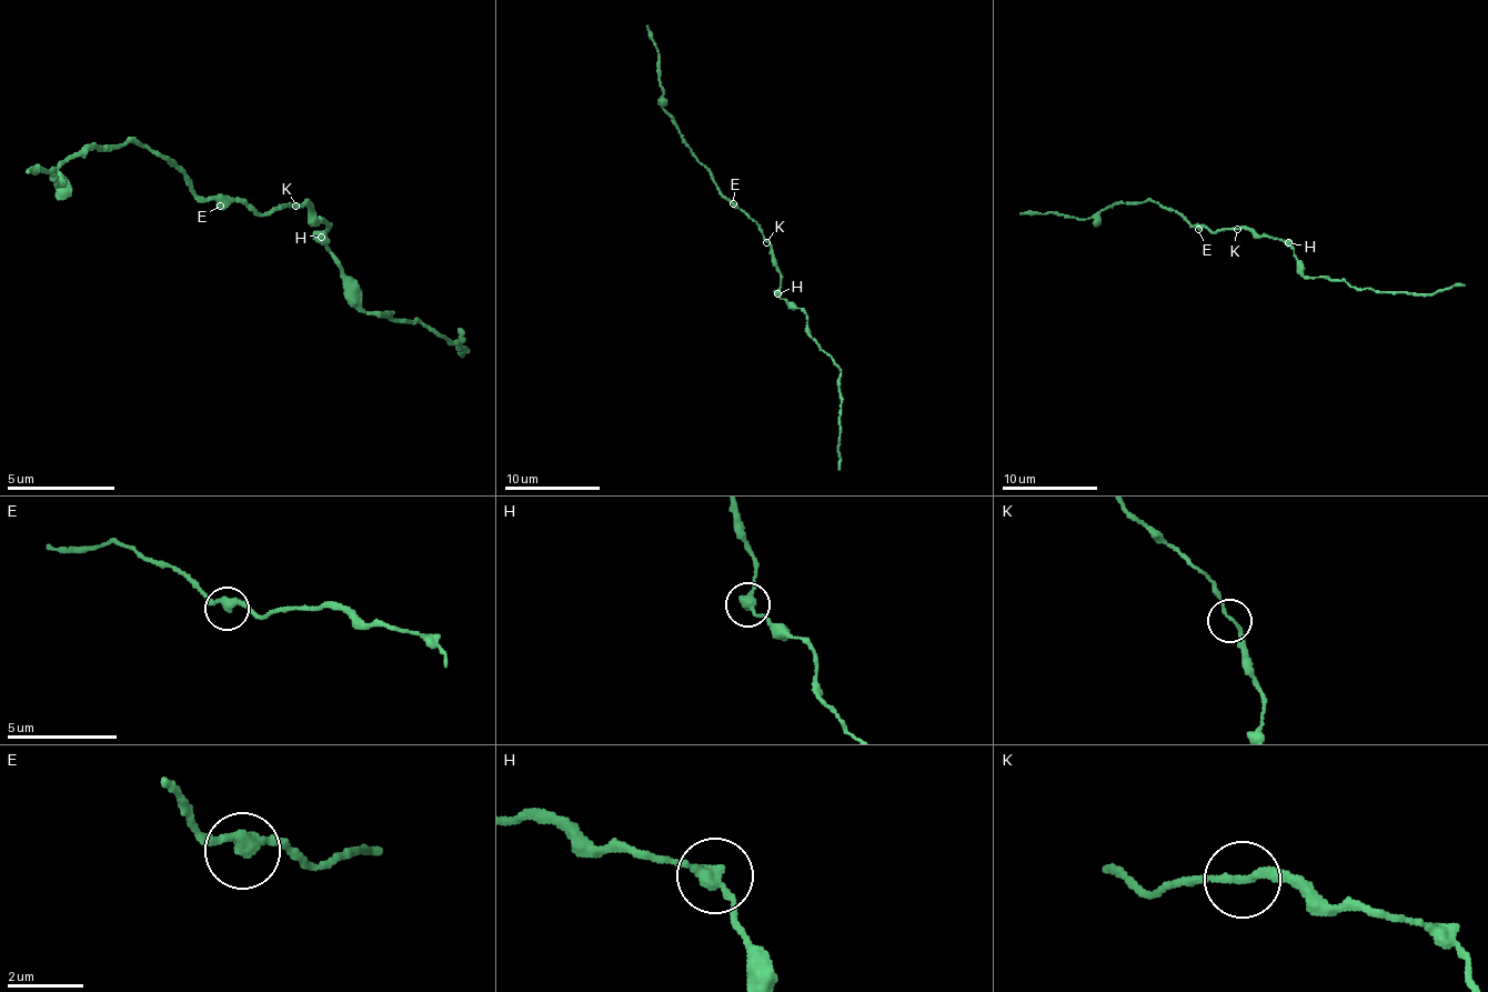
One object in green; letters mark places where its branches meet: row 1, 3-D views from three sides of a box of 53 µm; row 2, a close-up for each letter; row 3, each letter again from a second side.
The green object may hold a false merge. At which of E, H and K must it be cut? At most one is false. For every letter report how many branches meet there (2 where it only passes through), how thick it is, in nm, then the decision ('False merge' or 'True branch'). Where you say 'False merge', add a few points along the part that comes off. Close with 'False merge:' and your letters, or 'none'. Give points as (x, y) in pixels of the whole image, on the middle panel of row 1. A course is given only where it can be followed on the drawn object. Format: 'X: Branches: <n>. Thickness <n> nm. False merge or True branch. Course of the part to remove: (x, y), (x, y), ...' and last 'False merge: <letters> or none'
E: Branches: 2. Thickness 300 nm. True branch
H: Branches: 2. Thickness 320 nm. True branch
K: Branches: 2. Thickness 170 nm. True branch
False merge: none

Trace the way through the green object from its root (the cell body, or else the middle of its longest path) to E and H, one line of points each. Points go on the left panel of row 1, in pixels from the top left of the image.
E: (301, 206), (274, 206), (269, 211), (252, 211), (242, 200), (225, 200), (220, 206)
H: (301, 206), (307, 206), (328, 227), (322, 238)

